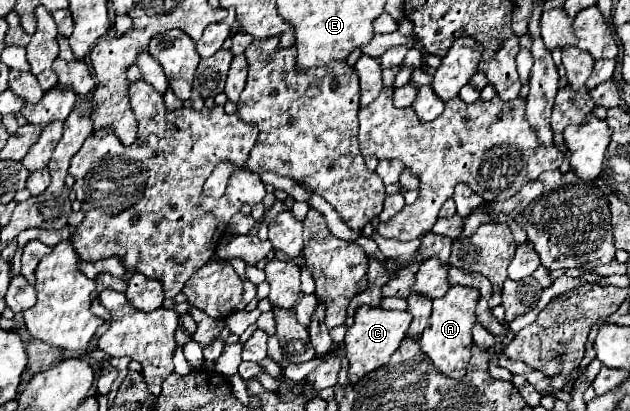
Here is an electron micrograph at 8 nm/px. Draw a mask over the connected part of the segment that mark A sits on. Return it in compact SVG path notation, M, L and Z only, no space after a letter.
M451 285L441 299L433 301L433 313L425 331L419 337L419 347L433 361L437 371L441 371L447 377L461 379L465 375L465 367L471 355L469 347L473 343L471 327L475 323L477 301L479 301L479 291L463 285Z

